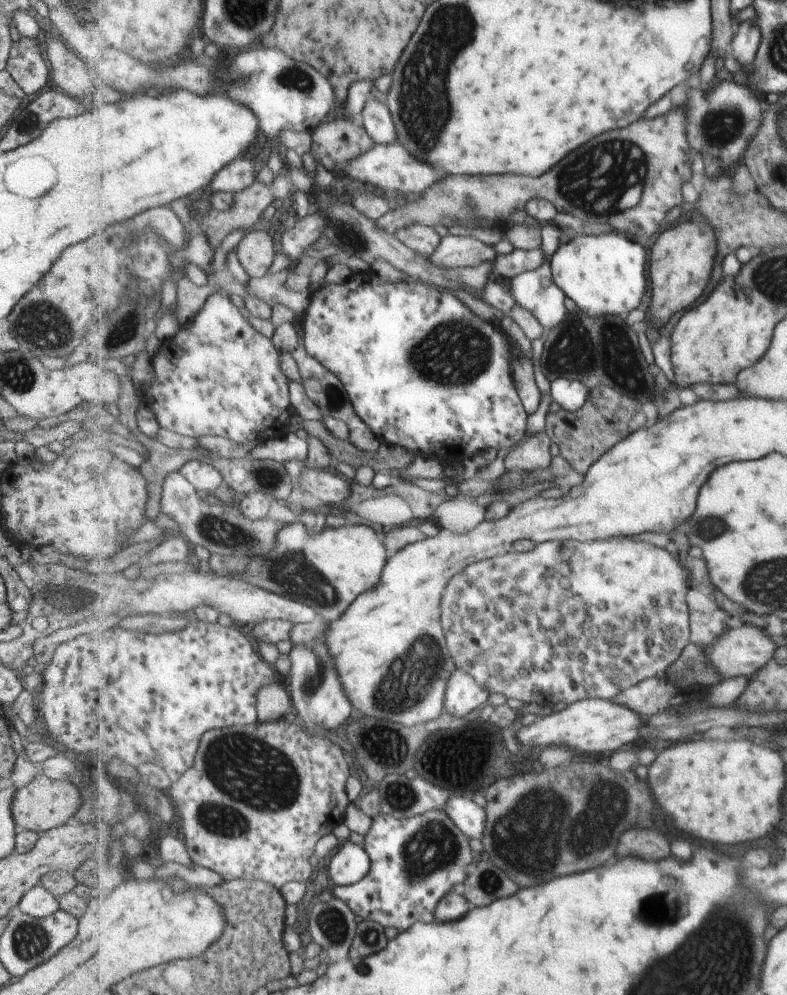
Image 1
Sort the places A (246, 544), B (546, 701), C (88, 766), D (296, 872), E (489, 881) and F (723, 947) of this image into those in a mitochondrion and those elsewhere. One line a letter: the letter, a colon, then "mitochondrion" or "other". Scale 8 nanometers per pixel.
A: mitochondrion
B: other
C: other
D: other
E: mitochondrion
F: mitochondrion

